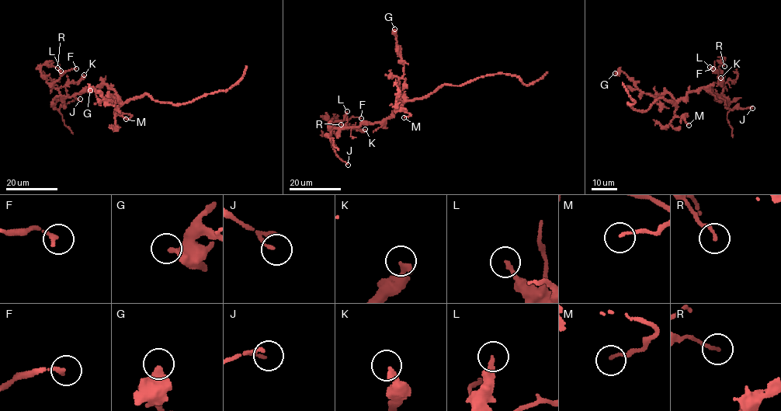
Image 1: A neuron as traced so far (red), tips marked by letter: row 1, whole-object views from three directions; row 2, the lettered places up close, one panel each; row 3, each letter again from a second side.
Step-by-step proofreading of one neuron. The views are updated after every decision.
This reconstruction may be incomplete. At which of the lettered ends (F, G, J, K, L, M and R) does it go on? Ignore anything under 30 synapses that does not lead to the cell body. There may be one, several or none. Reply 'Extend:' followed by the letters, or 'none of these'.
Extend: none of these

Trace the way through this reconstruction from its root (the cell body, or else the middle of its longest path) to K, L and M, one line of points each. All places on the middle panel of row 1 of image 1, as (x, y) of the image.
K: (417, 98), (406, 100), (387, 119), (380, 122), (362, 123), (348, 128), (337, 127), (365, 129)
L: (417, 98), (406, 100), (380, 122), (348, 128), (333, 127), (334, 122), (344, 119), (347, 111)
M: (417, 98), (397, 100), (397, 108), (411, 114), (404, 117)

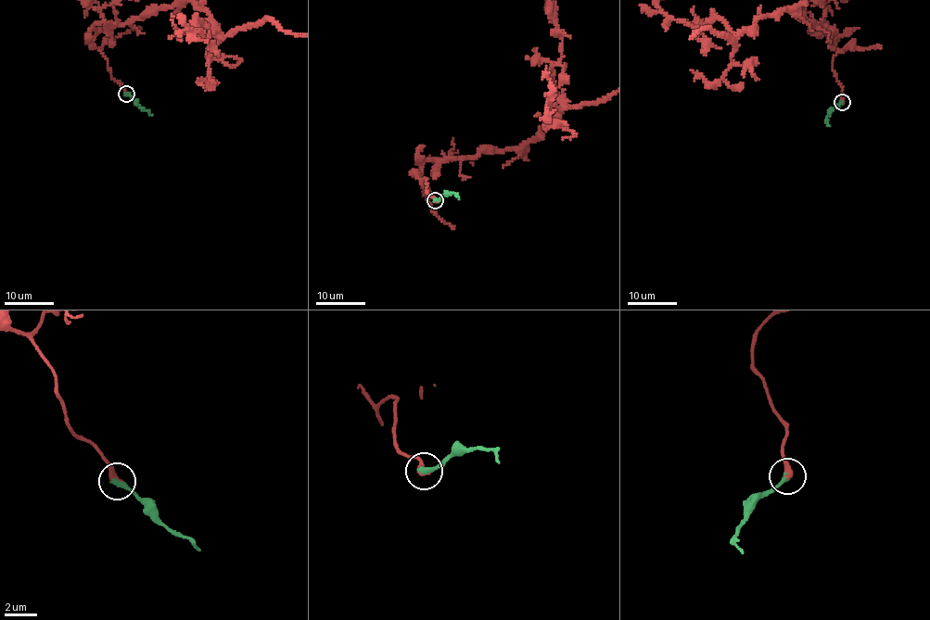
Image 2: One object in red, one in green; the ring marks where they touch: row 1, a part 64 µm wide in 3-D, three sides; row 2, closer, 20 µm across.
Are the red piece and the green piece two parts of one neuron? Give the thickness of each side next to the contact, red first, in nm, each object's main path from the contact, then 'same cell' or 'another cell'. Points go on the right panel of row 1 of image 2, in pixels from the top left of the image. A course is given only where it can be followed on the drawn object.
380/340 nm | green via (842, 102), (827, 117), (829, 125) | same cell

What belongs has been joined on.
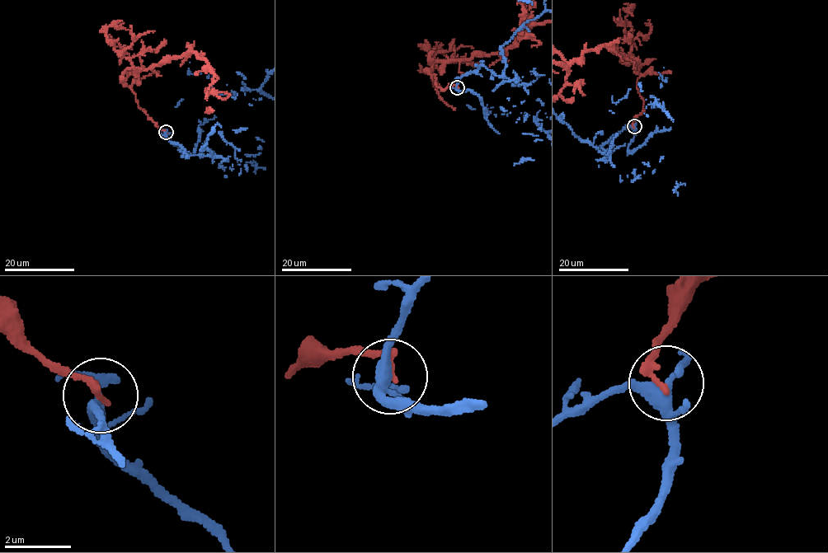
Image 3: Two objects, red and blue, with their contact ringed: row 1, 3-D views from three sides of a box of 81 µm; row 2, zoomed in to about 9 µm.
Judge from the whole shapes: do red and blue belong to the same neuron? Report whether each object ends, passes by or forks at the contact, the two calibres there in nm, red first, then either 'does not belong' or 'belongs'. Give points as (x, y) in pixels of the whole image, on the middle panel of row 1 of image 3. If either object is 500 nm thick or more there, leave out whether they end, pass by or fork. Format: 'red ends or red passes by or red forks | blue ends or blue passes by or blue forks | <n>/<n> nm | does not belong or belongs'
red ends | blue forks | 240/320 nm | does not belong

